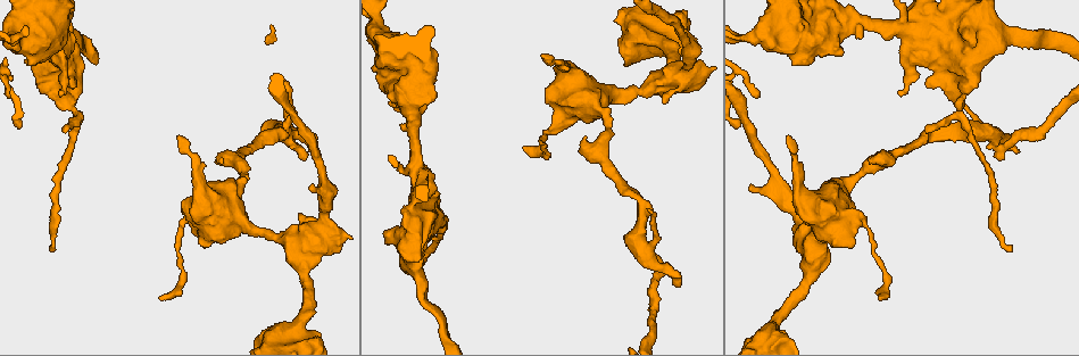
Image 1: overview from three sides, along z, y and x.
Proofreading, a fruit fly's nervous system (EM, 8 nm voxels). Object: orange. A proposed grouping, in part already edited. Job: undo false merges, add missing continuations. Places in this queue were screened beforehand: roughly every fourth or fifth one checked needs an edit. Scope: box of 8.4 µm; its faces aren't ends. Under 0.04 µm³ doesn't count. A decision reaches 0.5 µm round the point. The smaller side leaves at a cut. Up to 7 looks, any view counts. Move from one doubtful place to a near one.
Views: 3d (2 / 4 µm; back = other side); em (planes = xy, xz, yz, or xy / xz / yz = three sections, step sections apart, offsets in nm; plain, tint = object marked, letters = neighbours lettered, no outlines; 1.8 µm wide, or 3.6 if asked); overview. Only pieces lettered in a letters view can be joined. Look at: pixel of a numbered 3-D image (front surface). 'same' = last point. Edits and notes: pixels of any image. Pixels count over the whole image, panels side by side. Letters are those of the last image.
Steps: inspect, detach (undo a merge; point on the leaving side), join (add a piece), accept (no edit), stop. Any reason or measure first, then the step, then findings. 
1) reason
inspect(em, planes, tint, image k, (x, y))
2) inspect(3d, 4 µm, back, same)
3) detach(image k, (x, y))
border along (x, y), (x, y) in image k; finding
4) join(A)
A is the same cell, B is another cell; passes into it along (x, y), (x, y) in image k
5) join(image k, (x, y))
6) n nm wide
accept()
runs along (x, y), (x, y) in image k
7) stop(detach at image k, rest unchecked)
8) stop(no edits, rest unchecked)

inspect(em, planes, plain, image 1, (661, 270))

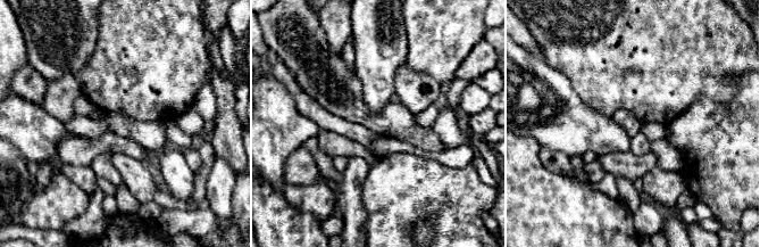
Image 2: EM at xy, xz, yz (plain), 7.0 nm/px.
what lies round it
inspect(em, planes, letters, same)

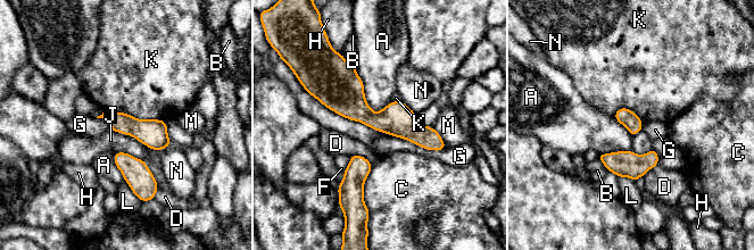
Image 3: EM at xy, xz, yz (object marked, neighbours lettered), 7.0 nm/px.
accept()
A, B, C, D, F, G, H, J, K, L, M and N are other cells; continuous, no second cell

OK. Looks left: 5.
inspect(em, planes, plain, image 1, (853, 220))

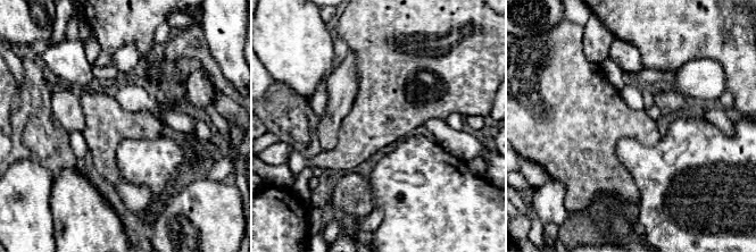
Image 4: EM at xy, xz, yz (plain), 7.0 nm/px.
inspect(em, planes, letters, same)

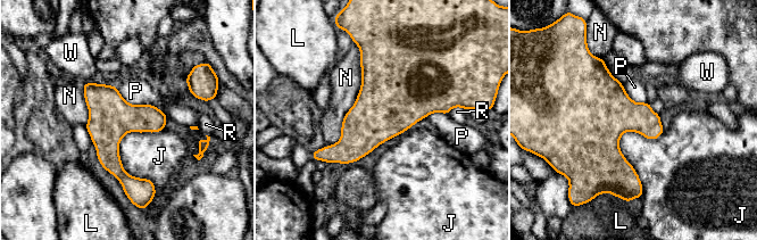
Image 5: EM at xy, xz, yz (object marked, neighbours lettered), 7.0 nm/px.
accept()
J, L, N, P, R and W are other cells; one cell here

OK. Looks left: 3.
touches itself
inspect(em, yz, step 4, letters, image 1, (966, 91))

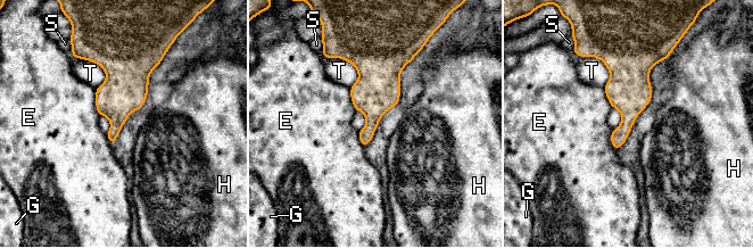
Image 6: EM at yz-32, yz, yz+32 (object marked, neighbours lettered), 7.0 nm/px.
accept()
E, G, H, S and T are other cells; border along (94, 89), (94, 107), (99, 115) in image 6; continuous, no second cell

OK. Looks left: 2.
stop(no edits, rest unchecked)

